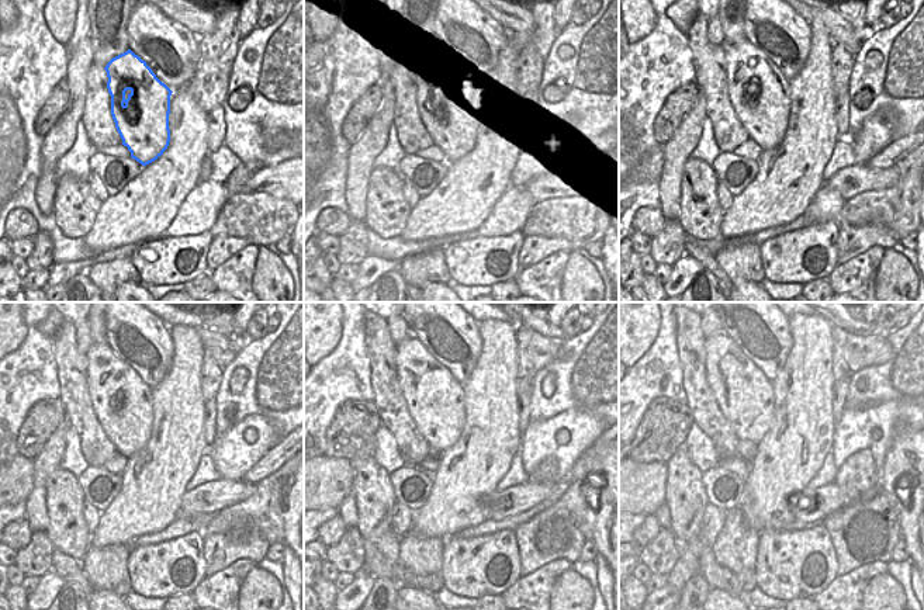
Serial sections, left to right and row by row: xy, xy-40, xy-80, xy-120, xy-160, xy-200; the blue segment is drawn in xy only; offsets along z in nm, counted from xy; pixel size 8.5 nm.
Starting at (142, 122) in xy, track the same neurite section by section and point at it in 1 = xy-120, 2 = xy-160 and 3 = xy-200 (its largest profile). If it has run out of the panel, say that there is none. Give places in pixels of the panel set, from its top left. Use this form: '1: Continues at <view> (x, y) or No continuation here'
1: Continues at xy-120 (121, 399)
2: Continues at xy-160 (435, 399)
3: Continues at xy-200 (744, 395).

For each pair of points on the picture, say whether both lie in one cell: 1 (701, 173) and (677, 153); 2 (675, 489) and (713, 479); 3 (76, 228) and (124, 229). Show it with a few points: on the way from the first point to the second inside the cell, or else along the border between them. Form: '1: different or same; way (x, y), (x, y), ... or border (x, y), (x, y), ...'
1: different; border (689, 156), (682, 170), (679, 193)
2: different; border (702, 472), (702, 484), (709, 502)
3: different; border (103, 201), (90, 231), (83, 238)

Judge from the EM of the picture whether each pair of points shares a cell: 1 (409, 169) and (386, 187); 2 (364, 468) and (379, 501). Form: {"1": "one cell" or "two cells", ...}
{"1": "two cells", "2": "one cell"}

